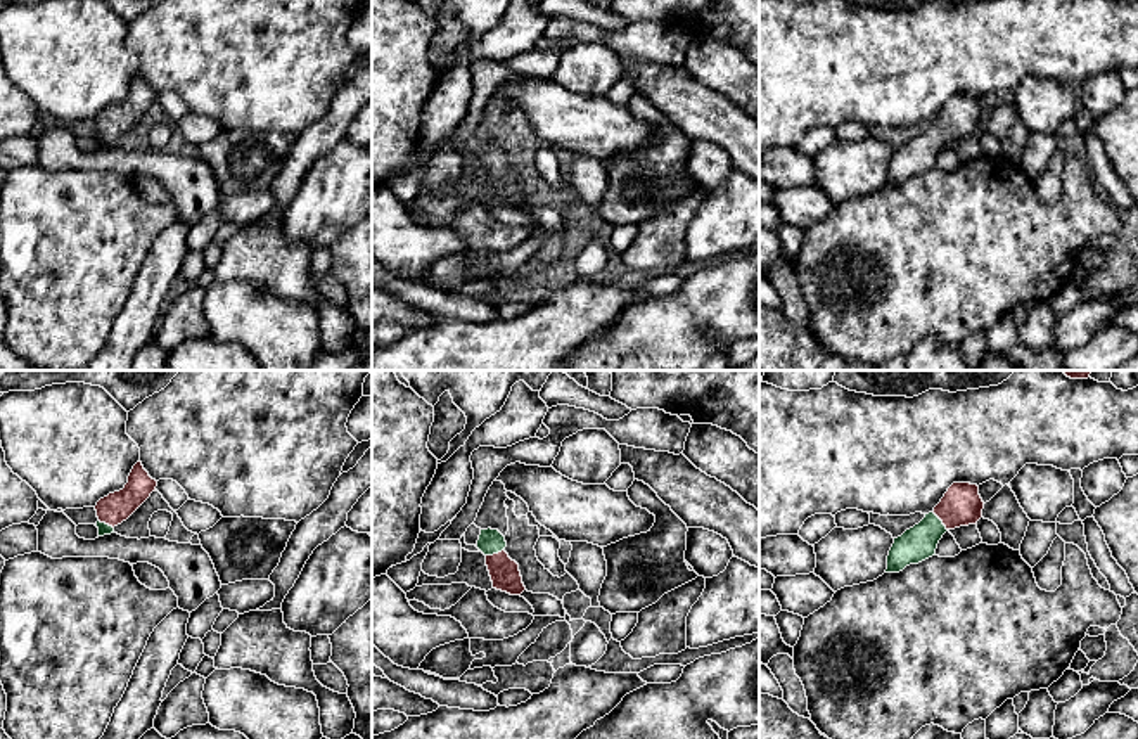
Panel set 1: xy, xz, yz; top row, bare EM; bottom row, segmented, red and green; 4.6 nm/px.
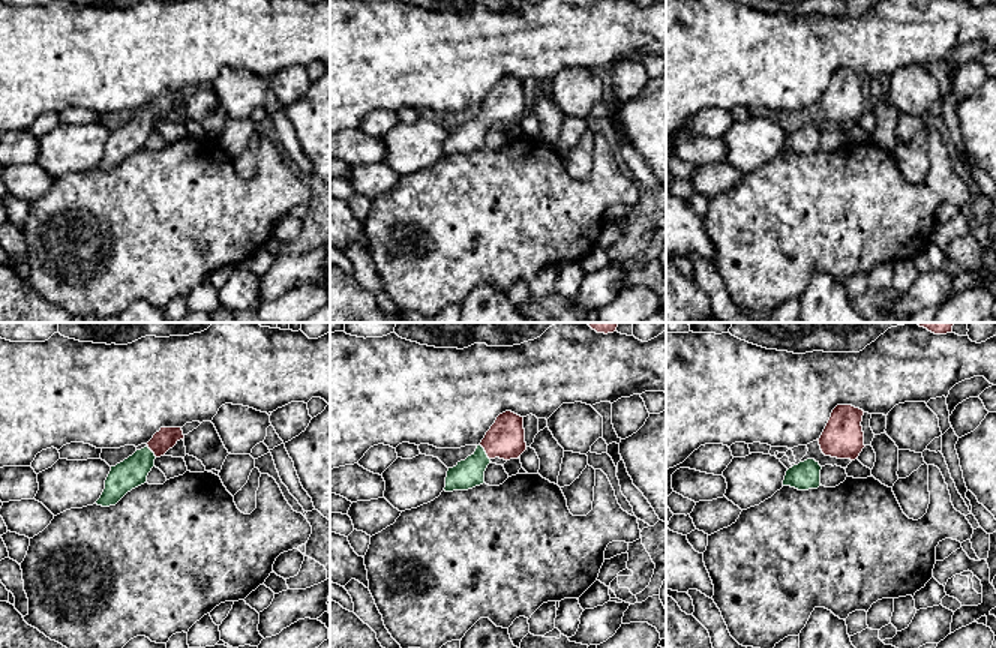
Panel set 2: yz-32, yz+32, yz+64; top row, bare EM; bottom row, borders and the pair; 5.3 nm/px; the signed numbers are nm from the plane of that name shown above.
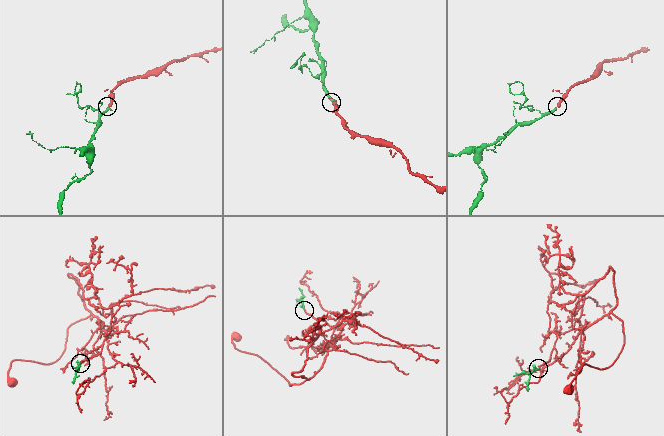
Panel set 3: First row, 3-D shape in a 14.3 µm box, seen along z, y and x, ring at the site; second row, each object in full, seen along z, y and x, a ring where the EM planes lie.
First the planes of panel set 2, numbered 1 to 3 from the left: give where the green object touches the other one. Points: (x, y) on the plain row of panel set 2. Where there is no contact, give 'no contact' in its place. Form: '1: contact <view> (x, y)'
1: contact yz-32 (152, 114)
2: contact yz+32 (485, 114)
3: no contact

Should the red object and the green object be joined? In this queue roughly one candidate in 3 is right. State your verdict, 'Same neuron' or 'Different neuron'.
Same neuron

